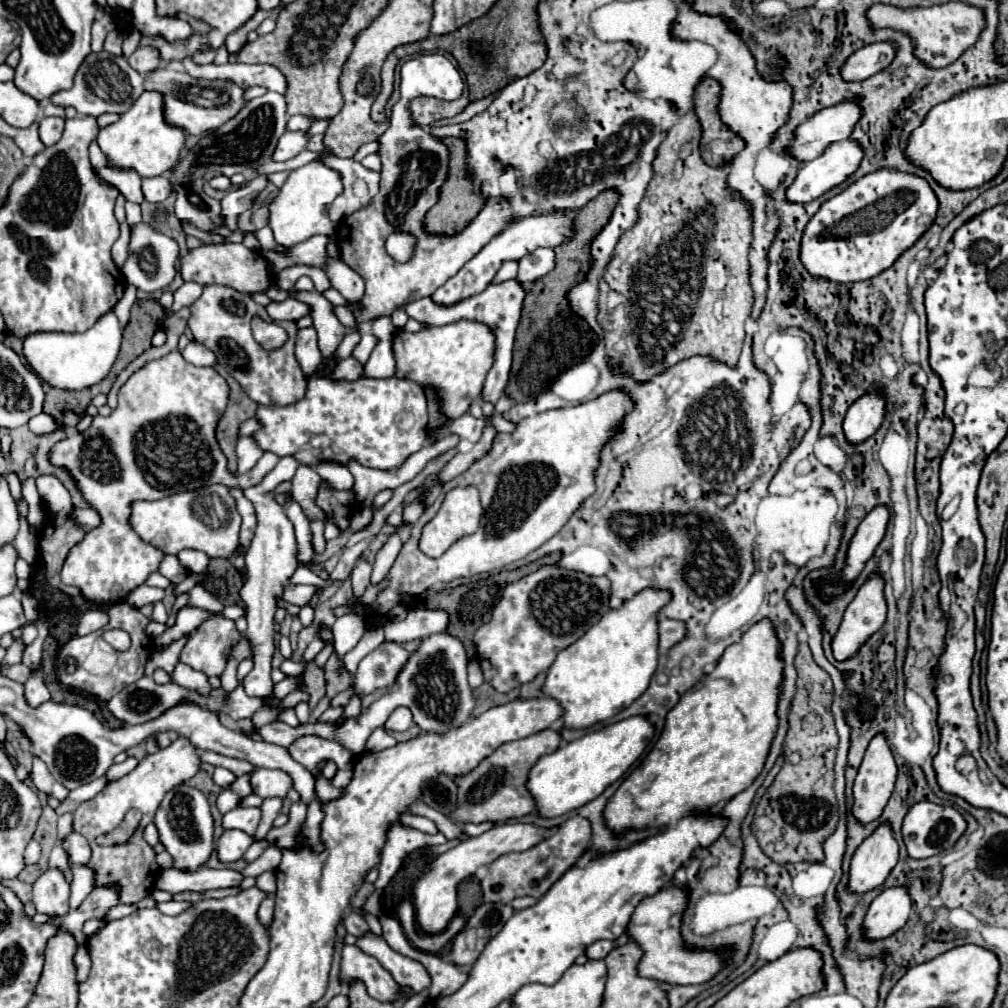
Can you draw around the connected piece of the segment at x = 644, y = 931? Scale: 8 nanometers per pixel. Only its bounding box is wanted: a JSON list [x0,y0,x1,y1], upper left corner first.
[626,886,730,984]

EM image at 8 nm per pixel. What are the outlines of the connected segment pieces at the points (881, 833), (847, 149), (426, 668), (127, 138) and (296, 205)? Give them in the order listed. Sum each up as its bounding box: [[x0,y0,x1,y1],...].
[[848,824,898,894],[786,138,864,204],[236,632,474,754],[96,92,186,178],[270,160,342,248]]

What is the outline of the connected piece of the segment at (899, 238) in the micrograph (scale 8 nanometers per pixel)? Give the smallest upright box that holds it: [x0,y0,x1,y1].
[800,170,938,282]

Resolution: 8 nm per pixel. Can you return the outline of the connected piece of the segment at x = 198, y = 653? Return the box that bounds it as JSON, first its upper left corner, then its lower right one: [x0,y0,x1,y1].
[180,616,240,676]

